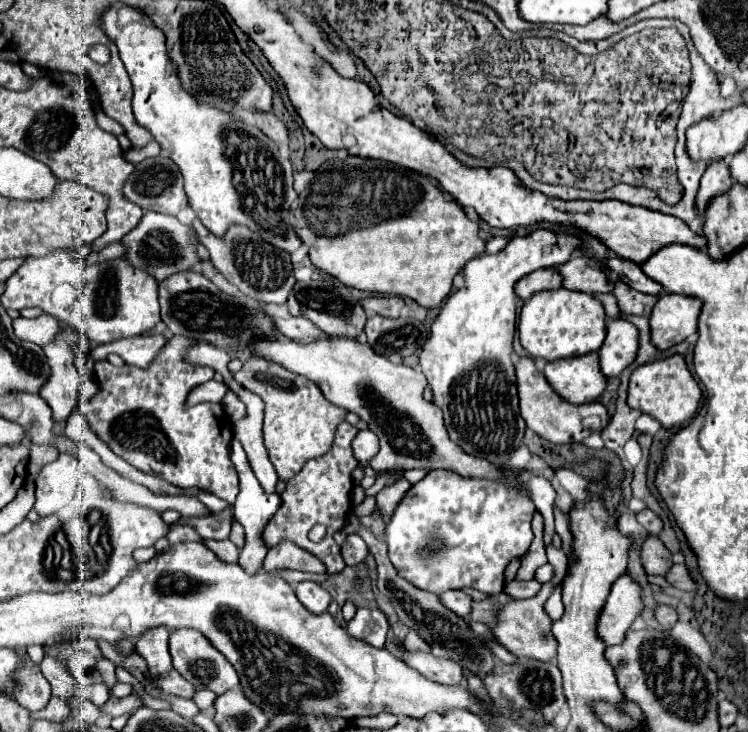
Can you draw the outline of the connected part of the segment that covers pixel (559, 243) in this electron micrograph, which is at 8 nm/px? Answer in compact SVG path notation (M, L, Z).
M534 230L526 238L512 238L508 246L484 258L474 258L464 266L464 288L454 292L442 306L438 318L430 328L430 338L420 352L420 368L432 388L434 404L444 412L444 424L450 440L456 442L466 454L480 456L492 464L506 464L510 452L514 452L524 438L526 422L520 416L516 376L512 362L512 340L516 324L516 294L514 284L534 270L564 264L580 240L576 236L556 234L554 230Z

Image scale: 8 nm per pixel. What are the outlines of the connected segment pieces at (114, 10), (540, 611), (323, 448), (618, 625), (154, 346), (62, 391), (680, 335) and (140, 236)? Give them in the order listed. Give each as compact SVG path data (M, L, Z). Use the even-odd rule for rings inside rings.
M120 2L106 8L98 26L118 46L134 84L132 108L136 122L160 144L162 156L168 156L180 168L188 206L216 236L224 234L230 224L244 224L272 246L294 252L302 242L288 222L290 204L298 196L292 188L290 160L278 148L272 150L274 142L254 124L248 130L234 114L200 102L186 92L178 80L176 64L168 58L164 32L144 14L126 22L120 16L120 8Z
M548 546L546 548L546 554L548 554L548 562L554 566L556 570L556 576L552 582L548 584L542 584L540 592L534 596L534 598L526 598L526 600L510 600L508 604L504 604L496 618L498 622L494 626L490 626L490 632L494 636L494 640L498 640L508 652L512 652L516 658L524 656L524 658L534 658L534 660L544 660L544 662L550 662L550 658L556 654L556 640L550 632L550 626L552 626L552 620L548 618L548 614L544 612L544 602L548 600L554 584L560 582L560 578L566 576L566 556L562 554L560 548L554 548L554 546Z
M256 358L246 360L242 370L234 374L234 380L258 394L264 402L264 444L280 480L290 480L310 458L328 452L332 432L336 432L336 424L344 420L346 410L328 402L316 384L292 372L284 372L278 364L268 364L268 360Z
M620 576L606 598L604 608L600 610L600 618L596 622L598 638L612 646L624 640L626 630L634 622L634 618L642 612L640 586L630 576Z
M134 336L134 338L124 338L108 344L98 344L92 350L94 362L106 360L108 354L118 354L126 364L132 366L148 366L148 362L154 360L154 354L162 348L166 342L166 336Z
M64 328L60 332L60 340L56 344L48 344L46 358L50 364L50 376L46 384L40 388L40 396L52 408L56 420L66 422L78 404L78 372L74 368L72 352L68 352L68 344L90 344L80 336L80 332L72 332L72 328Z
M660 294L652 316L652 344L660 350L666 350L674 344L680 344L686 336L696 332L702 300L682 296L682 294Z
M146 212L140 224L122 238L122 244L126 246L126 258L132 262L132 266L142 266L144 270L152 272L156 280L164 280L164 276L170 276L172 272L190 270L200 262L194 230L184 226L176 216L168 214Z

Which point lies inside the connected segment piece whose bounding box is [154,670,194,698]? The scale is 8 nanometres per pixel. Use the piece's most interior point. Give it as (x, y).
(174, 683)

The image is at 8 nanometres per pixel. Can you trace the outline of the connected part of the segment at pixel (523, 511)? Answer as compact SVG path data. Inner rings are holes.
M432 470L424 480L414 484L398 508L394 510L390 522L384 528L388 558L394 568L418 588L424 588L434 594L446 590L476 588L484 594L500 594L504 590L504 570L512 558L522 558L532 540L532 514L534 504L524 494L484 478L464 478L450 470Z

